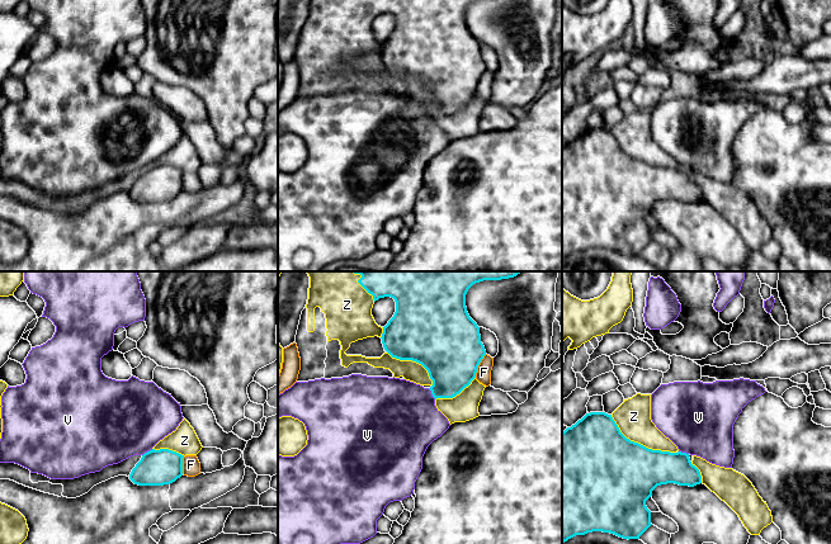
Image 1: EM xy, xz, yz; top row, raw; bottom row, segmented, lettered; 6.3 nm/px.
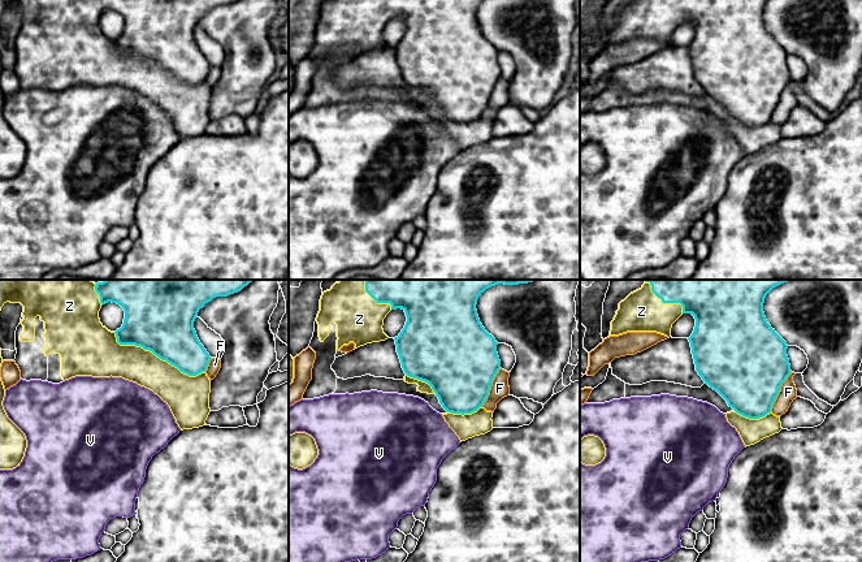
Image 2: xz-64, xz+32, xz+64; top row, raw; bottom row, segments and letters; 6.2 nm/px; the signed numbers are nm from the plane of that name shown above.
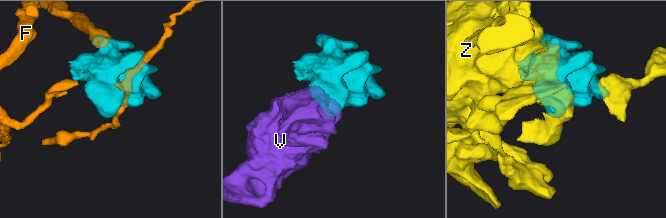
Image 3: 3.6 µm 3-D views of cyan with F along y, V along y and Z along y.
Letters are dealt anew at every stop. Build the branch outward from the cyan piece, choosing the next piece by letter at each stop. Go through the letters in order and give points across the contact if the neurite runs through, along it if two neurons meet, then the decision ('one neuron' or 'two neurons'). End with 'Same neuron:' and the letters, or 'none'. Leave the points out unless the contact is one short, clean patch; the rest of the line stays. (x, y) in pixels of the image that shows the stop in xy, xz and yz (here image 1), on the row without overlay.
F: two neurons
V: border xz (428, 104), (435, 114); two neurons
Z: one neuron
Same neuron: Z

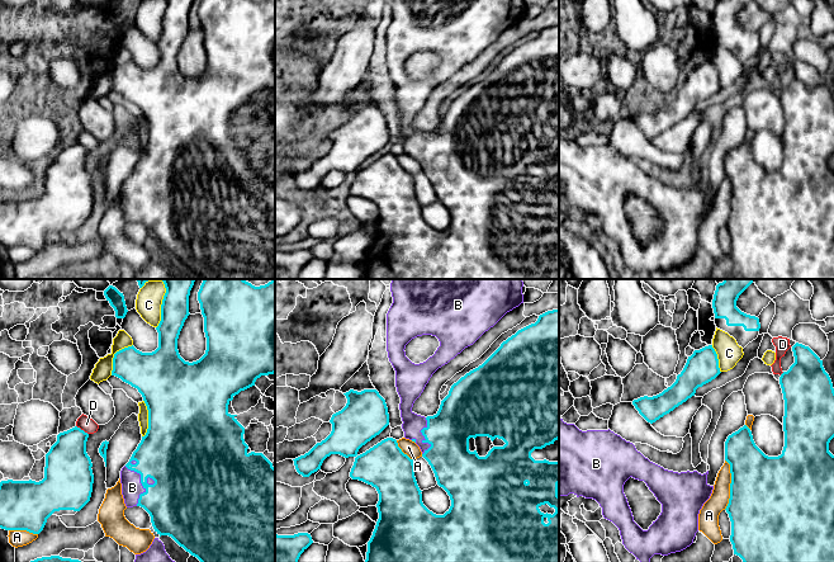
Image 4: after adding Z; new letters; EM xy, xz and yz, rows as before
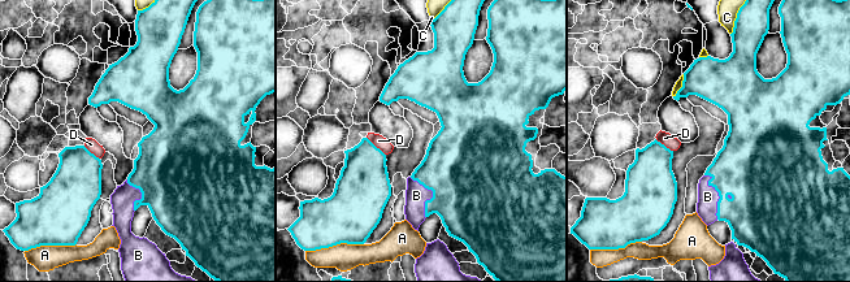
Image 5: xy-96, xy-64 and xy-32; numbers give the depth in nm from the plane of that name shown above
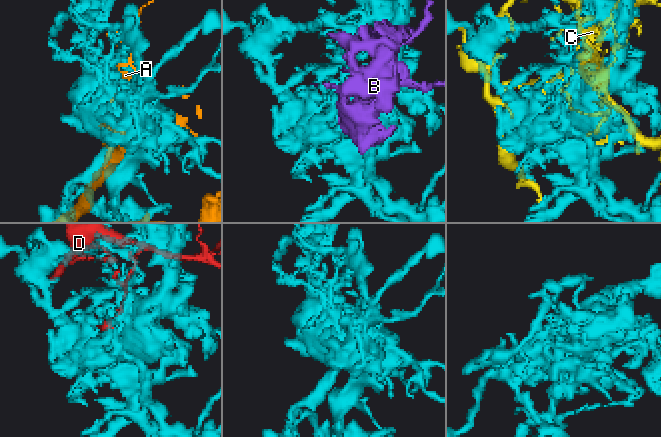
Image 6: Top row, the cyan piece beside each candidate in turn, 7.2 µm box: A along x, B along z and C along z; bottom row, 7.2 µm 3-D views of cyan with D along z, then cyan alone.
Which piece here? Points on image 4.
A: two neurons
B: one neuron
C: two neurons
D: two neurons
Same neuron: B

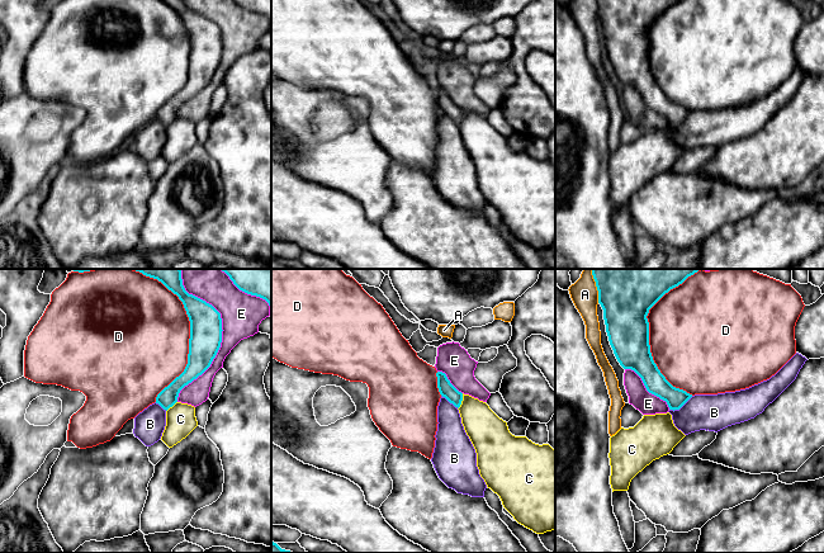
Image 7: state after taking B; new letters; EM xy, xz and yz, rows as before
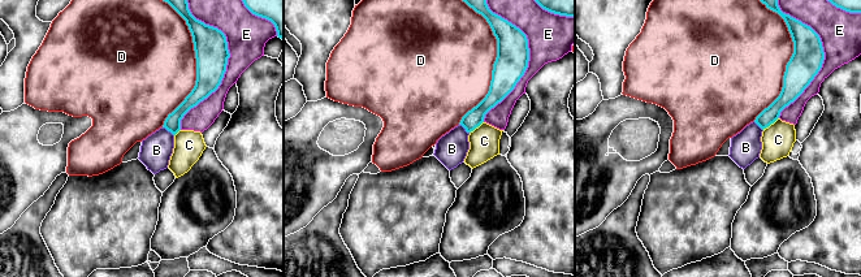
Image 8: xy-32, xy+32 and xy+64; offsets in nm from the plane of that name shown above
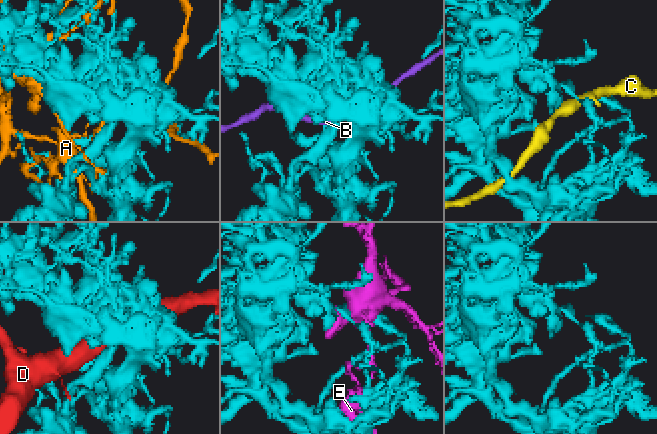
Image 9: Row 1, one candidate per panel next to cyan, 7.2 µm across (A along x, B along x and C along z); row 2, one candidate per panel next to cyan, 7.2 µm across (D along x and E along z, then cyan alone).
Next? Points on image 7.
A: two neurons
B: two neurons
C: two neurons
D: two neurons
E: two neurons
Same neuron: none

